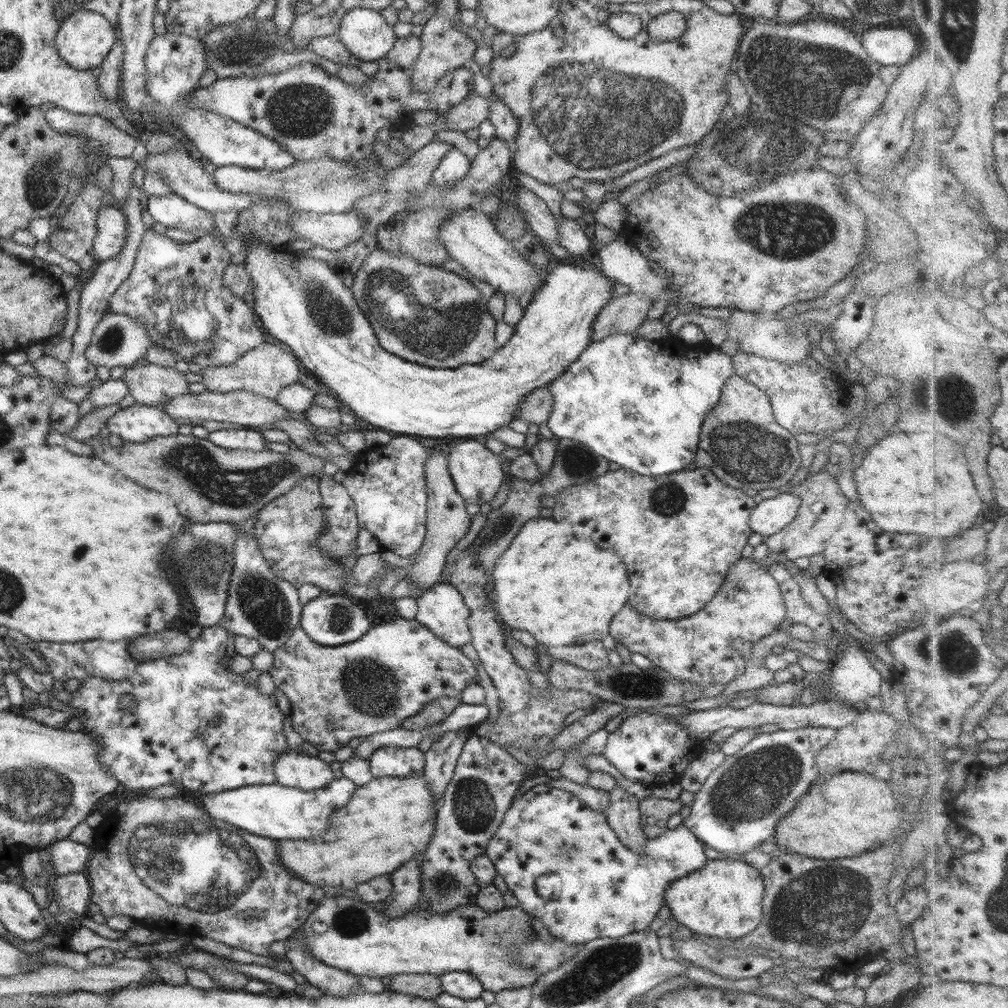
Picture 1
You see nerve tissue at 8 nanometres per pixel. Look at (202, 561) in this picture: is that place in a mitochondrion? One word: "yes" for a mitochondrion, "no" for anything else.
yes

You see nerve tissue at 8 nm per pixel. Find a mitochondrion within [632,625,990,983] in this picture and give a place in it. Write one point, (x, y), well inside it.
(825, 905)

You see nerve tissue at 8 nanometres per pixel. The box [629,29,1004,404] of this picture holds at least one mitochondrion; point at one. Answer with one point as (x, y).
(804, 77)

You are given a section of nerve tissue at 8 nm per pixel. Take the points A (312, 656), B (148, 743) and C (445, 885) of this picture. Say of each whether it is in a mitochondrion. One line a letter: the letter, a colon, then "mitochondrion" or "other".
A: other
B: other
C: mitochondrion

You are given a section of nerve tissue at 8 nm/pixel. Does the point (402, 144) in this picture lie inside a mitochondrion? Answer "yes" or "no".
no

